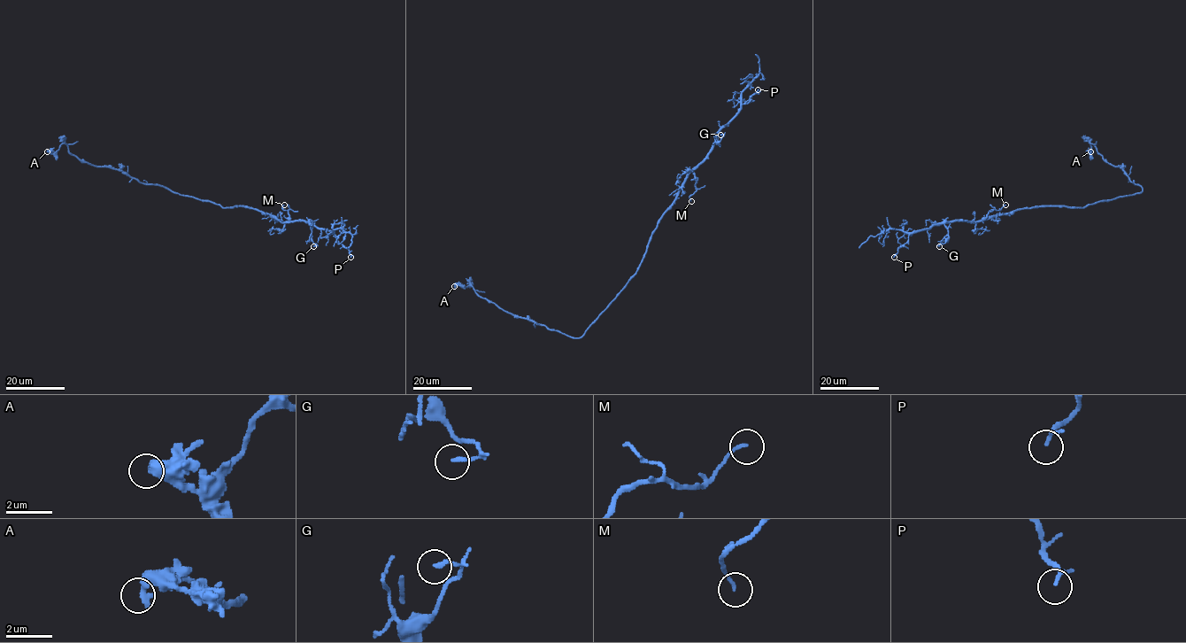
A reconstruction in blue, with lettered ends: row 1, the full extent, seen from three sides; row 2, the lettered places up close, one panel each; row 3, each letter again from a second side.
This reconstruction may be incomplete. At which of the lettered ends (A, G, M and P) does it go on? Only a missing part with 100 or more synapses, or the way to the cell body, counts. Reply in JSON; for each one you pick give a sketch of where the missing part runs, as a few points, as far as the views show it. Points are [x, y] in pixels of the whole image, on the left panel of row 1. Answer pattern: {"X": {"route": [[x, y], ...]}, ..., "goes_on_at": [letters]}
{"goes_on_at": []}

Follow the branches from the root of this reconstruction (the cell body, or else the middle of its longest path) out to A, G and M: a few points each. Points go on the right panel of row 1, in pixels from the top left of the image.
A: (1067, 207), (1083, 207), (1142, 191), (1119, 166), (1105, 160), (1090, 143), (1090, 151)
G: (1067, 207), (1020, 208), (977, 222), (947, 221), (944, 224), (948, 237), (939, 246)
M: (1067, 207), (1020, 208), (976, 222), (982, 220), (989, 210), (997, 210), (1005, 205)

